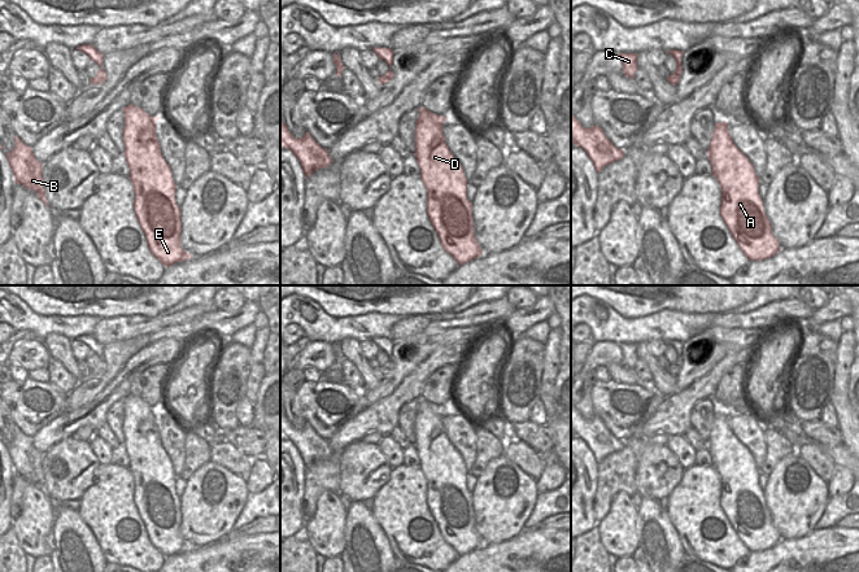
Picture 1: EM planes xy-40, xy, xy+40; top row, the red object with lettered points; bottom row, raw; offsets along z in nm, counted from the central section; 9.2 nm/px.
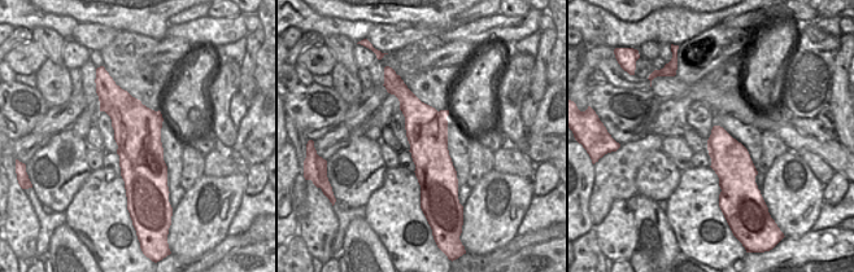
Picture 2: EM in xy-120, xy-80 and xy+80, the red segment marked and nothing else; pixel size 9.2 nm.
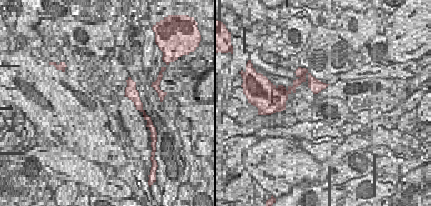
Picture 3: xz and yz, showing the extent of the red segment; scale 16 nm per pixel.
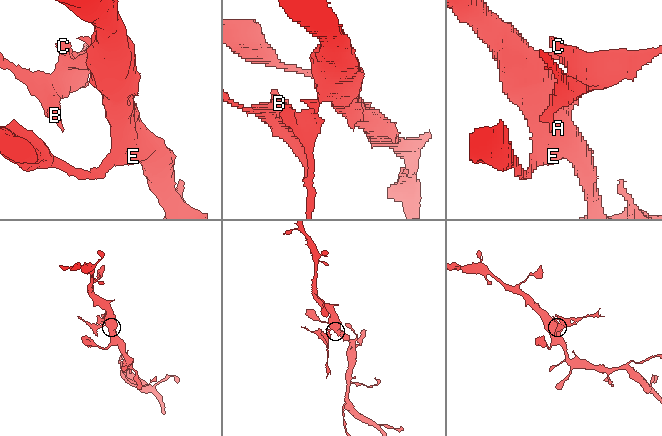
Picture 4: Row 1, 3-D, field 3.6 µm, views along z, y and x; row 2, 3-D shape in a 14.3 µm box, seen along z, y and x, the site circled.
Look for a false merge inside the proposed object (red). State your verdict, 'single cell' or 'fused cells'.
fused cells

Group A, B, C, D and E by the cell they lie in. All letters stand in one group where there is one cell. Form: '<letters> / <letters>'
A D E / B C

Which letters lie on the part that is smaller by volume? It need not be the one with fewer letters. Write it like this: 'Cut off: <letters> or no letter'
Cut off: B, C

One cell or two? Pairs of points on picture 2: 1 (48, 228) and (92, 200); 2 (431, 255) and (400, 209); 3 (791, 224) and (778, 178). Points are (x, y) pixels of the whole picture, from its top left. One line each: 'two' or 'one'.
1: two
2: one
3: one

